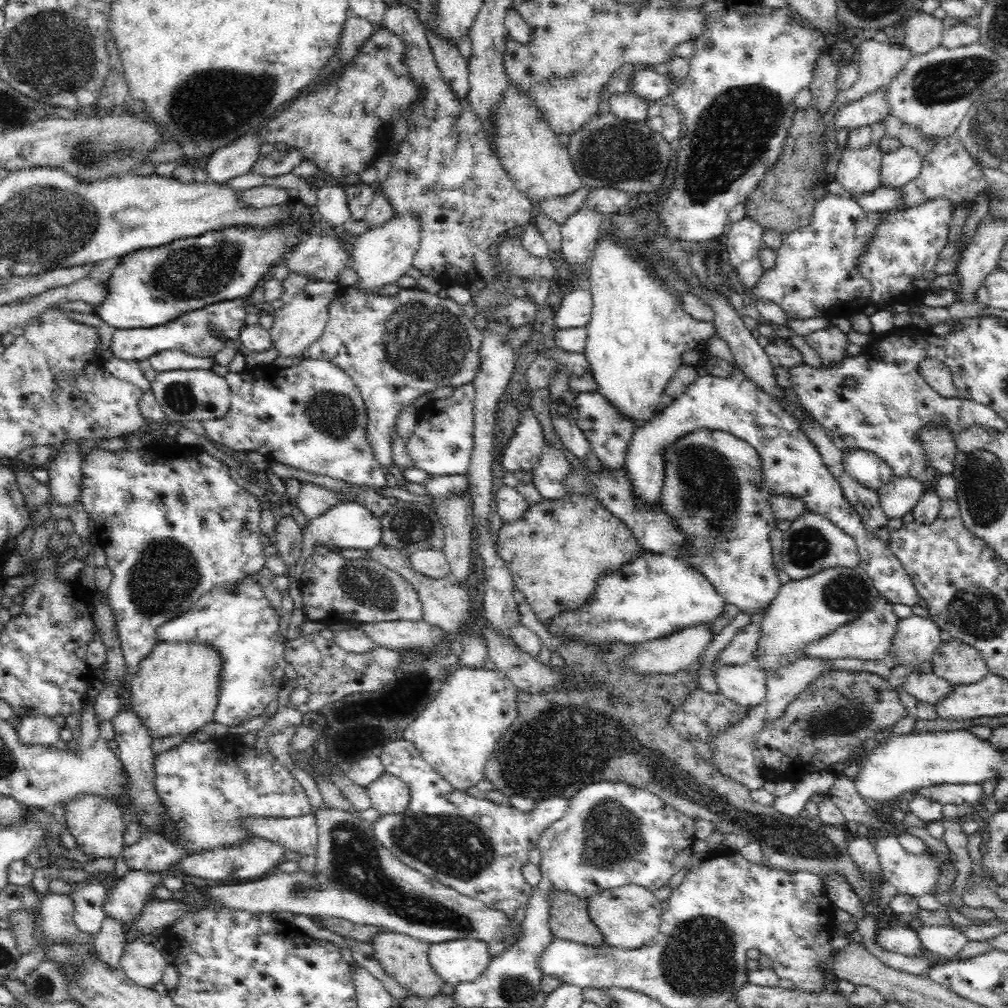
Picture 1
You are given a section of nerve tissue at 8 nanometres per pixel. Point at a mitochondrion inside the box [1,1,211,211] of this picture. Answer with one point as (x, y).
(52, 48)

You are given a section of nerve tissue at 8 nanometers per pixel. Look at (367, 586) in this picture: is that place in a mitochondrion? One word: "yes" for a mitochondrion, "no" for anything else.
yes

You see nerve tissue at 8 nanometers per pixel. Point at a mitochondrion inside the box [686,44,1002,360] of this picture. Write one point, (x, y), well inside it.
(953, 80)

